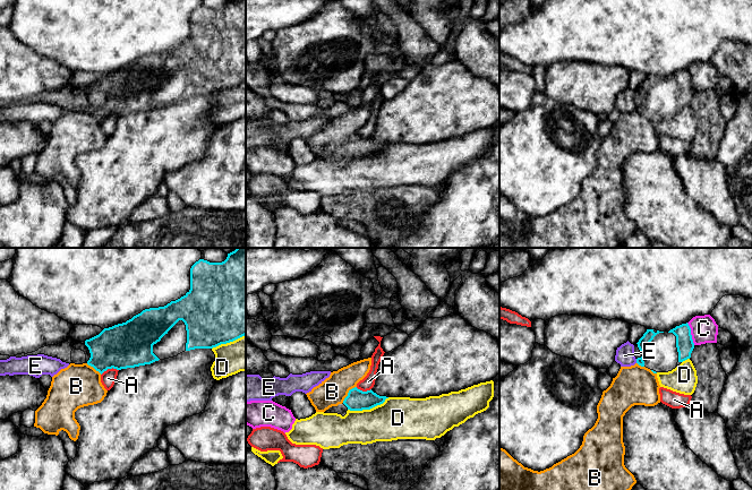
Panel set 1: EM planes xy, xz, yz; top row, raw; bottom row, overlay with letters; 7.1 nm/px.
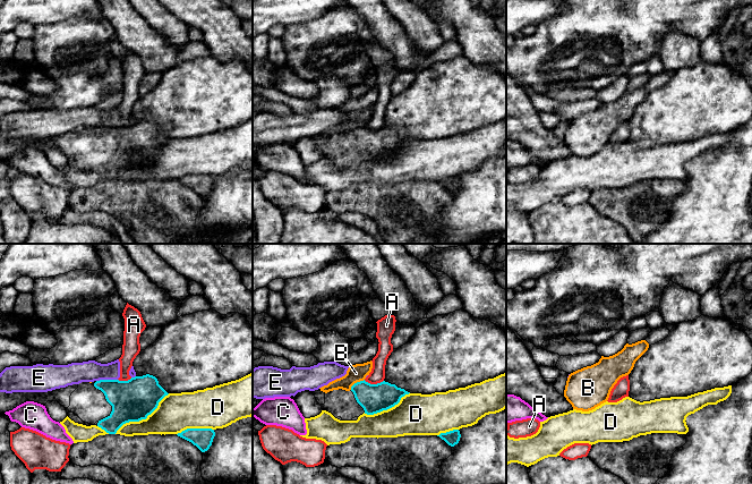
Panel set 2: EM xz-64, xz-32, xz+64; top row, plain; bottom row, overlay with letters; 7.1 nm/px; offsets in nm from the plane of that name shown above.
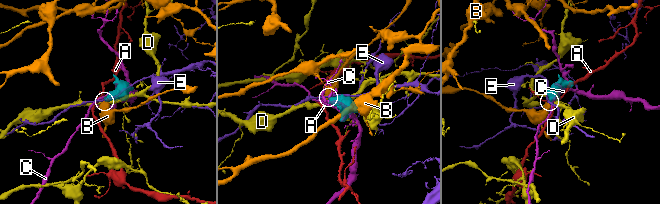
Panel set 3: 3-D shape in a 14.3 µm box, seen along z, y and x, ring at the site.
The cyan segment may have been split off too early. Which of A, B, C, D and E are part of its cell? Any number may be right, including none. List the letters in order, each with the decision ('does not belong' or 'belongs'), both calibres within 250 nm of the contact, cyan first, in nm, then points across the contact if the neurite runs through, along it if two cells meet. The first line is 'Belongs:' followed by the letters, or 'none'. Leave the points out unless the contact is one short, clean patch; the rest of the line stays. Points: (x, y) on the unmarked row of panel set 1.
Belongs: none
A: does not belong; 320 nm thick on the cyan side, 110 nm on the other; border along xy (118, 115), (110, 114), (101, 121)
B: does not belong; 150 nm thick on the cyan side, 200 nm on the other; border along xz (356, 132), (349, 137), (342, 148)
C: does not belong; 130 nm thick on the cyan side, 190 nm on the other
D: does not belong; 150 nm thick on the cyan side, 300 nm on the other
E: does not belong; 50 nm thick on the cyan side, 130 nm on the other

